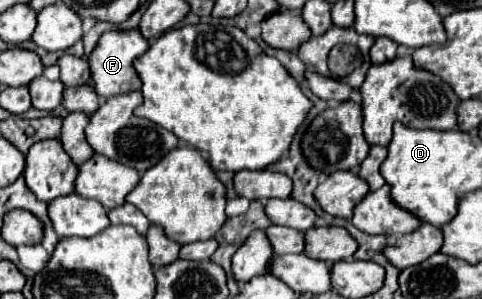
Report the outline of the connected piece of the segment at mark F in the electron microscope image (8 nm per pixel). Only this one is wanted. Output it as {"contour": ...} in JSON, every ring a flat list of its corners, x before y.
{"contour":[[139,28,105,32,97,42,97,48,89,56,95,92,103,98,111,98,111,96,125,94,125,92,131,92,131,90,141,90,141,78,139,78,137,70,133,68,133,60,147,50,149,50,149,40,143,38]]}

